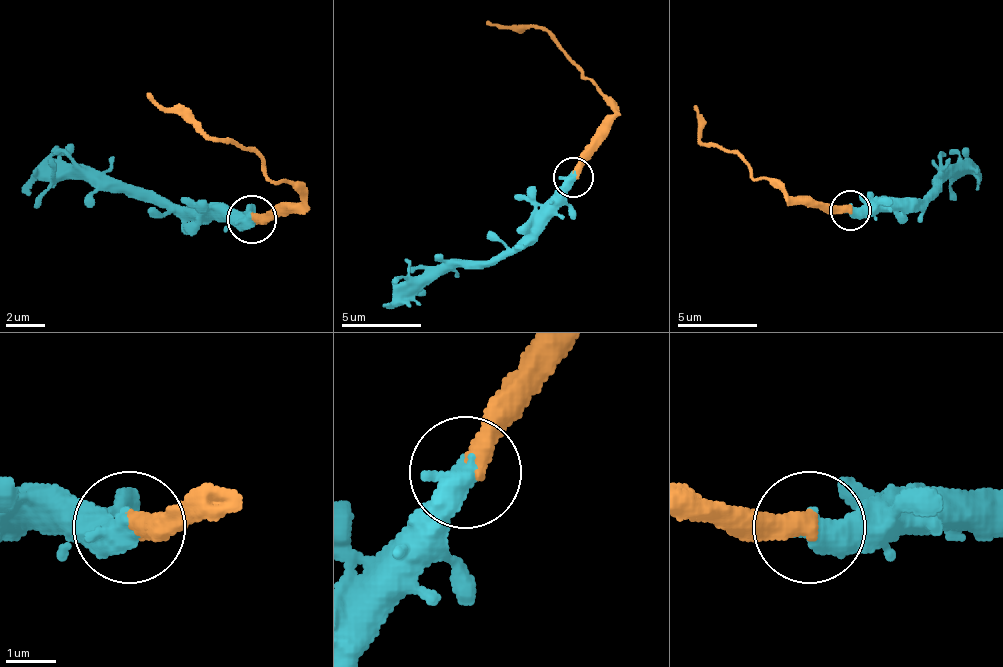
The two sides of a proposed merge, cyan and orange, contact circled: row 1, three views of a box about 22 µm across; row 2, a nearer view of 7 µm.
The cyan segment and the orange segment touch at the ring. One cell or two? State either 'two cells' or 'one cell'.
two cells

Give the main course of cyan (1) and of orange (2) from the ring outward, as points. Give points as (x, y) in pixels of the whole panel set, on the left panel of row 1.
1: (253, 220), (195, 220), (146, 191), (98, 191), (74, 177), (40, 177), (30, 196)
2: (253, 220), (277, 215), (301, 196), (272, 181), (248, 148), (166, 114), (146, 94)

